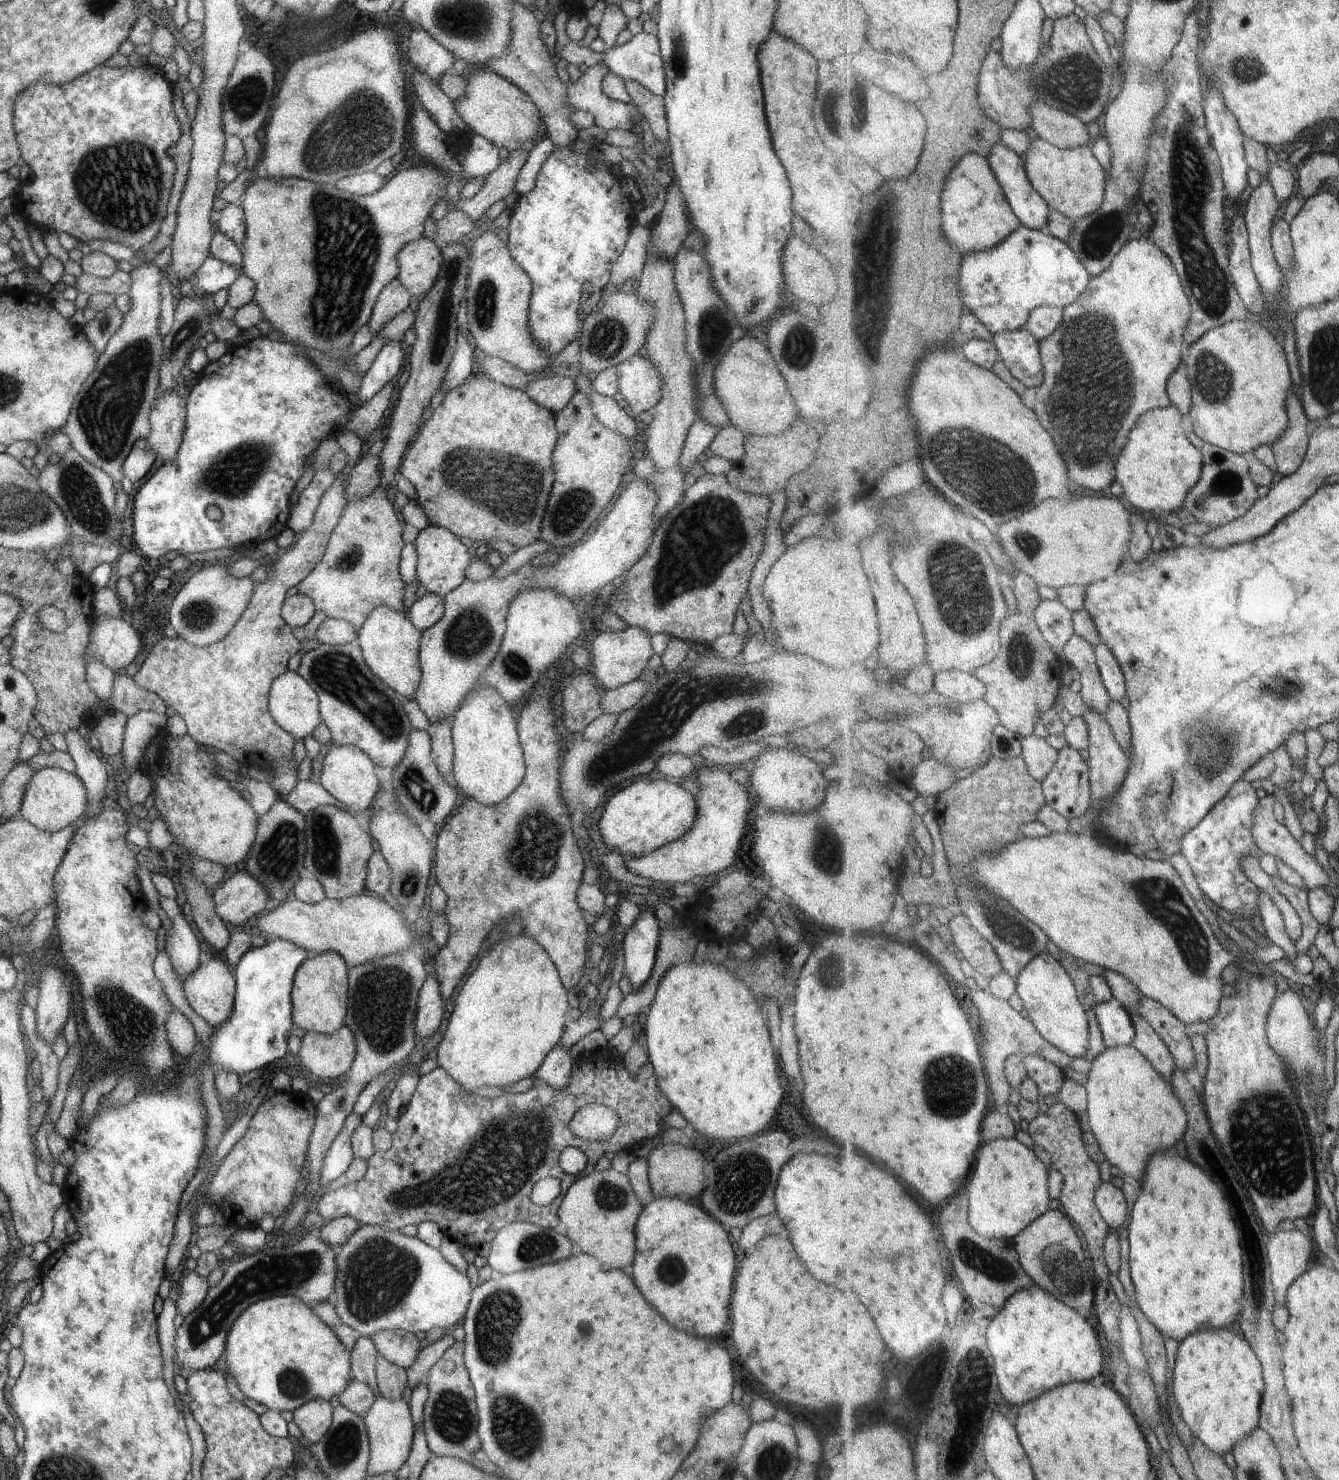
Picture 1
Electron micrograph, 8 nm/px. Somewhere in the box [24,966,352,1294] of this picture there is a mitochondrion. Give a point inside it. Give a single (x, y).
(129, 1025)

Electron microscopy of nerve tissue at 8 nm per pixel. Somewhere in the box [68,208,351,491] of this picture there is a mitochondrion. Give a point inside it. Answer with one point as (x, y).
(106, 415)

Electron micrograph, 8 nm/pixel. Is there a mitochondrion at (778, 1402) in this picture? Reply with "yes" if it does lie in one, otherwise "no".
no

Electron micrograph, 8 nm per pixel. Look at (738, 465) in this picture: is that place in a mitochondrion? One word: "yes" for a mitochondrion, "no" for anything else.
no

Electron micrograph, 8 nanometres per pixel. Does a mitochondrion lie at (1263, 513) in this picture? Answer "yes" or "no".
no

